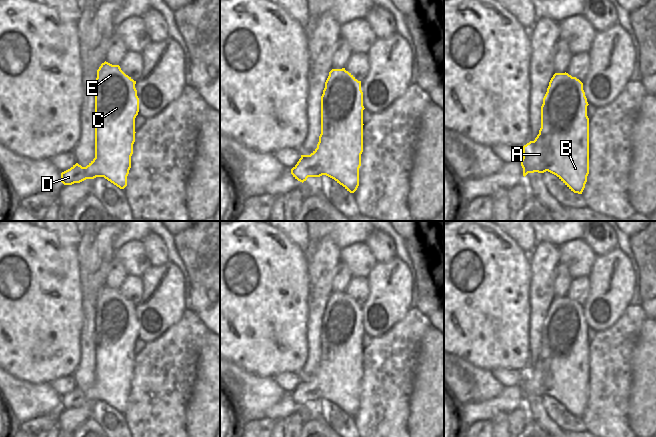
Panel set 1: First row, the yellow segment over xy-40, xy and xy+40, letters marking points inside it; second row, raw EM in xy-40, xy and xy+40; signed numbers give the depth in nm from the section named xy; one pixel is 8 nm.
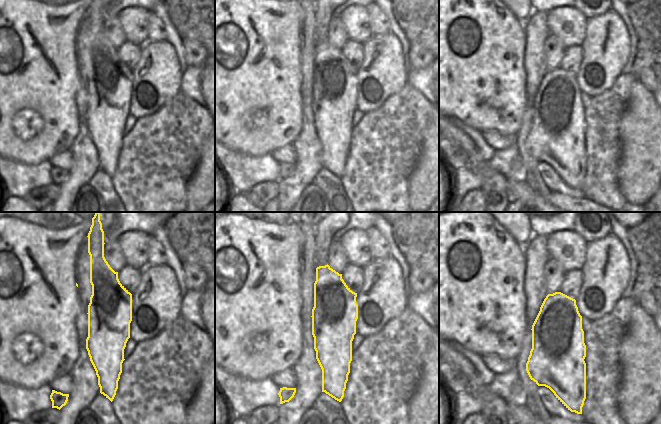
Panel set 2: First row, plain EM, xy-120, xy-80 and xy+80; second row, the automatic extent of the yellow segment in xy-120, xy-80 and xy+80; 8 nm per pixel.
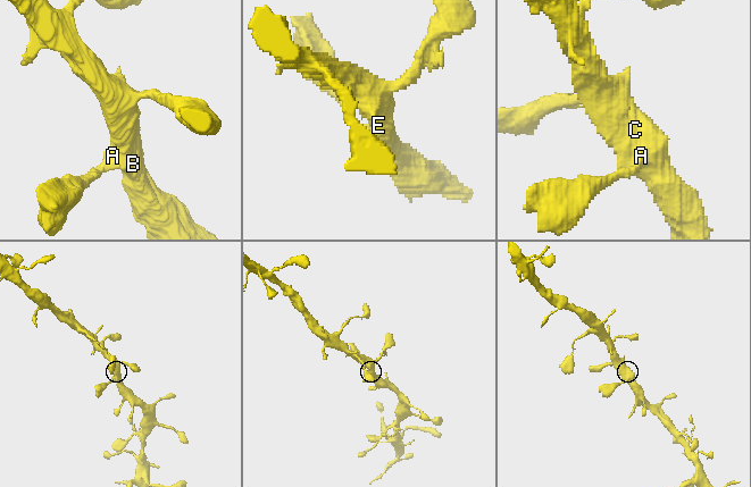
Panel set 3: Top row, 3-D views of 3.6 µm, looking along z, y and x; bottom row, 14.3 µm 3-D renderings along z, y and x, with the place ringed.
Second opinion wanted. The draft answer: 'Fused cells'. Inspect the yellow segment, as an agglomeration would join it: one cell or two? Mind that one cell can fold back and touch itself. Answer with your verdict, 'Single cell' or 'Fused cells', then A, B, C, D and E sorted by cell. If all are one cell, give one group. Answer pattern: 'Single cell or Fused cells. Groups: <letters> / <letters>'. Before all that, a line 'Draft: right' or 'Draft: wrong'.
Draft: wrong
Single cell. Groups: A B C D E

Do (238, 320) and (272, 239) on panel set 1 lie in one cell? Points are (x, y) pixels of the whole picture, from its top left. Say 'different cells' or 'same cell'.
same cell

